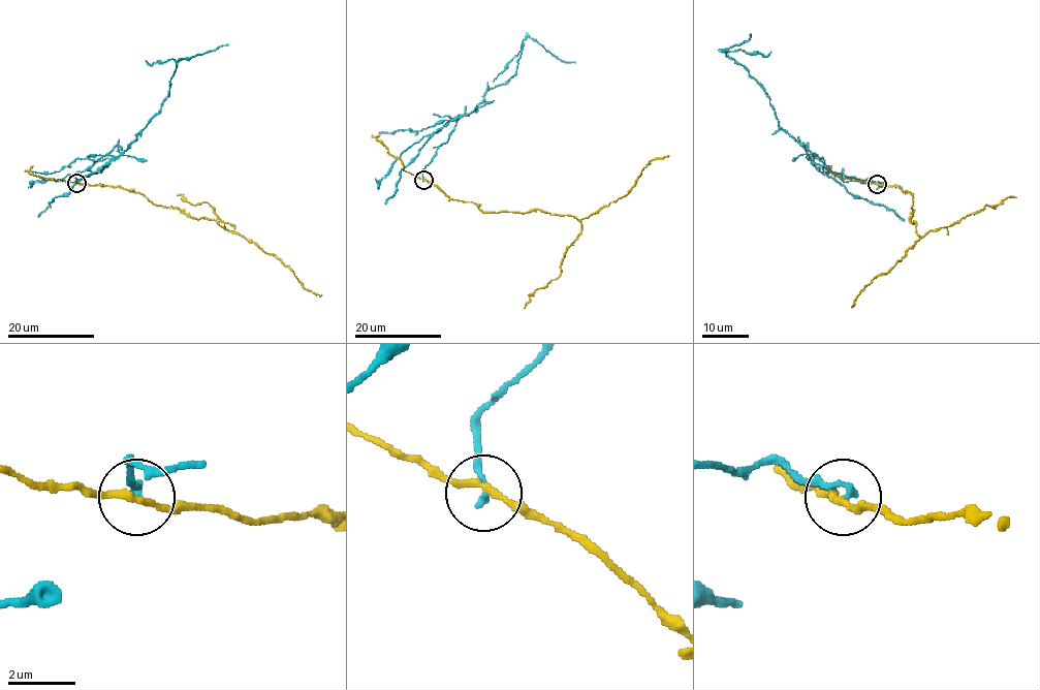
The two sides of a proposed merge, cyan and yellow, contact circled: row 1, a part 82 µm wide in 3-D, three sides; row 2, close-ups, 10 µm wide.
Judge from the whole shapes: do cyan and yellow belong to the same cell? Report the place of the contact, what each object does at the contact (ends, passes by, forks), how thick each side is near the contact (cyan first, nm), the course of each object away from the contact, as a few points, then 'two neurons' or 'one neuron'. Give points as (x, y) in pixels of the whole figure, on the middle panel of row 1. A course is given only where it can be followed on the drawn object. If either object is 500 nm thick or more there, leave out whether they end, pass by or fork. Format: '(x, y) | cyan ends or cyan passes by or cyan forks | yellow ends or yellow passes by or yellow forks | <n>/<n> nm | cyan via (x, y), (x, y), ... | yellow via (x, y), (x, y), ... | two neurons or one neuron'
(423, 180) | cyan ends | yellow passes by | 200/200 nm | cyan via (423, 179), (422, 169), (459, 119), (474, 110), (490, 89), (515, 73), (527, 36), (560, 59), (574, 62) | yellow via (423, 179), (450, 198), (472, 201), (482, 212), (538, 210), (584, 219), (625, 195), (650, 161), (668, 156) | two neurons

